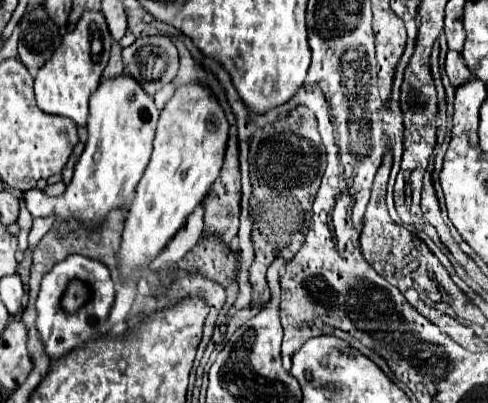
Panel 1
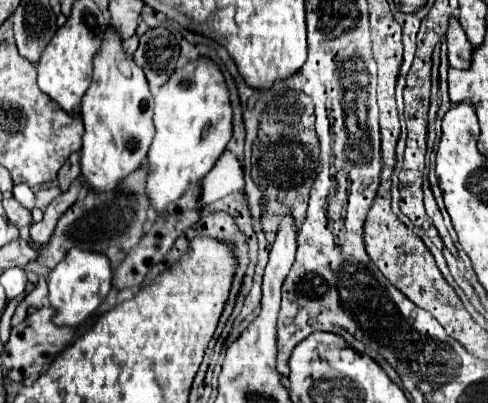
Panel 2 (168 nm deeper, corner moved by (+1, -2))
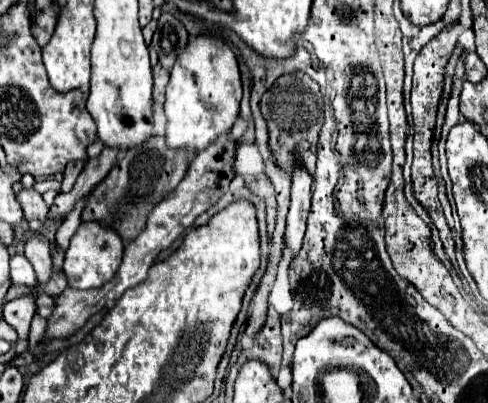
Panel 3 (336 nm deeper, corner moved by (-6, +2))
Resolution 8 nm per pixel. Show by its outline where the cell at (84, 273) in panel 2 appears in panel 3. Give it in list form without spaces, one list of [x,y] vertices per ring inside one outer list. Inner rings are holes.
[[[82,223],[74,233],[74,237],[70,239],[70,247],[66,249],[64,273],[68,285],[74,289],[102,287],[118,271],[122,261],[122,249],[124,249],[124,241],[120,239],[120,235],[112,235],[112,231],[104,231],[100,223]]]

